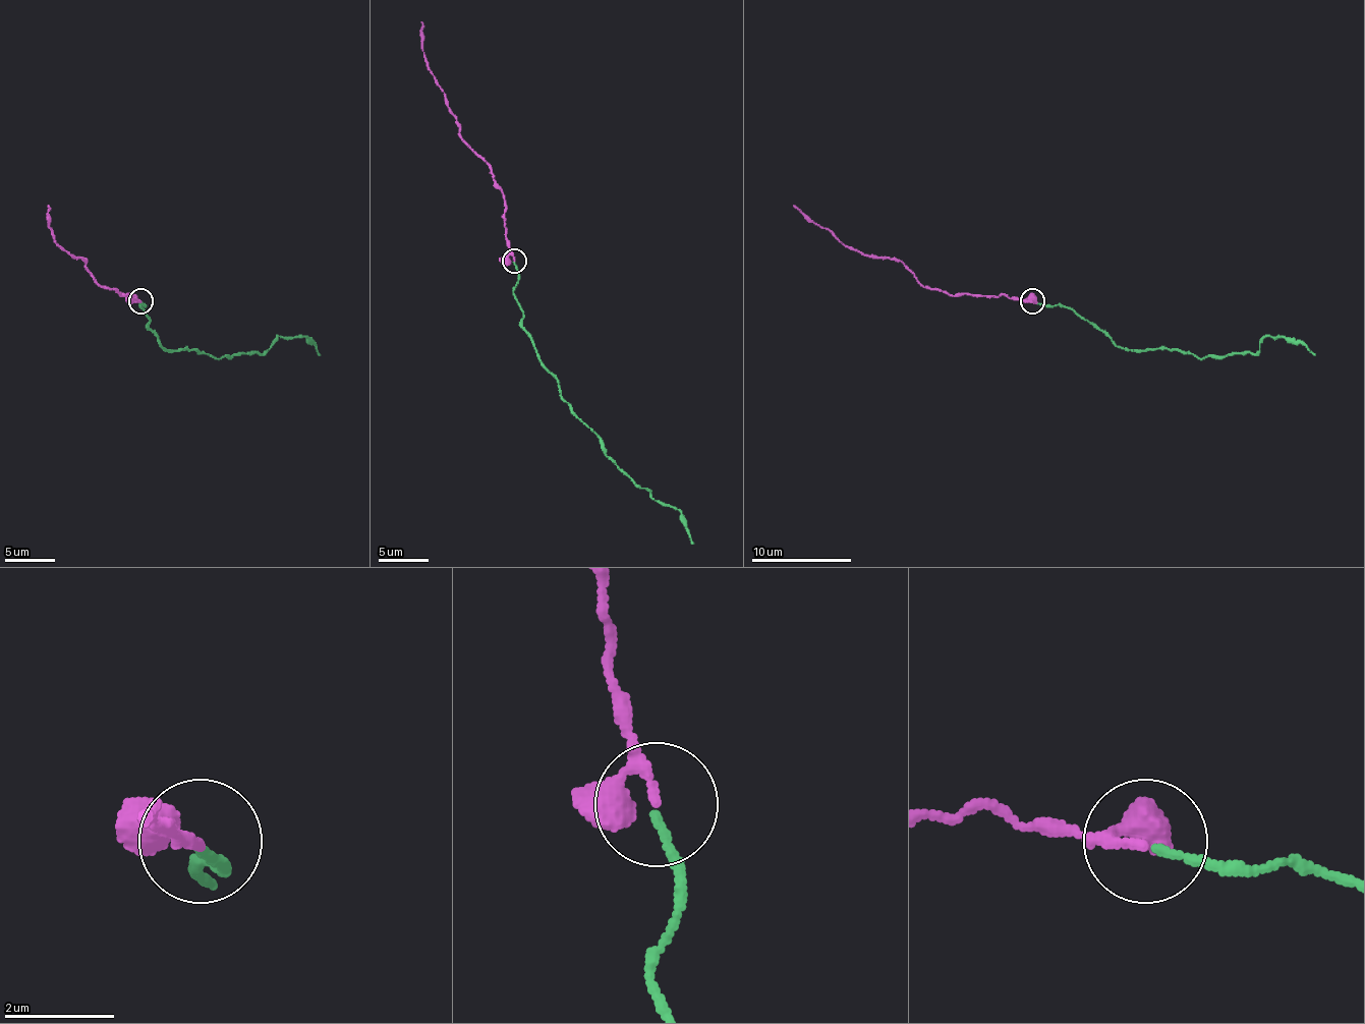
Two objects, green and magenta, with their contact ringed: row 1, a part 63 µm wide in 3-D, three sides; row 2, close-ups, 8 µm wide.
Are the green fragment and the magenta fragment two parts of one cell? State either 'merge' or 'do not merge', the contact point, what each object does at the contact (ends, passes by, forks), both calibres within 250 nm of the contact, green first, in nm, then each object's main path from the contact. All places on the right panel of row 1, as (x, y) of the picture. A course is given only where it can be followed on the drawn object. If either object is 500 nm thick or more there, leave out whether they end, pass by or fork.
merge; at (1032, 300); green ends there; magenta passes by; 140 nm thick on the green side, 150 nm on the other; green runs (1034, 301), (1069, 306), (1130, 349), (1177, 349), (1205, 359), (1255, 354), (1267, 337), (1283, 337), (1315, 354); magenta runs (1031, 301), (1007, 296), (954, 296), (936, 289), (926, 289), (901, 262), (863, 257), (841, 243), (793, 206)

